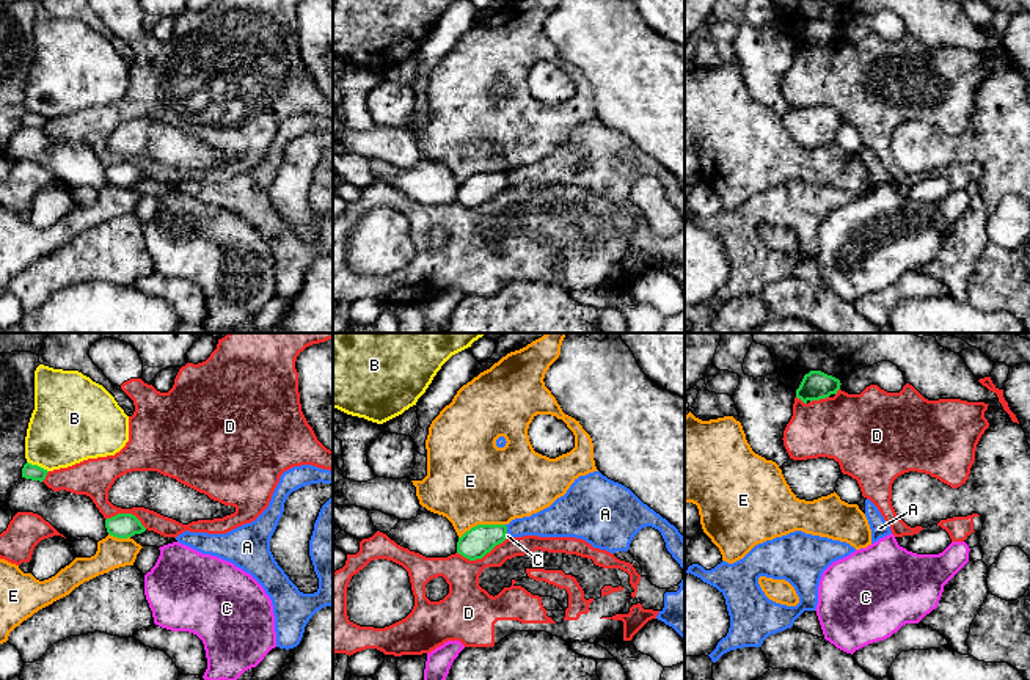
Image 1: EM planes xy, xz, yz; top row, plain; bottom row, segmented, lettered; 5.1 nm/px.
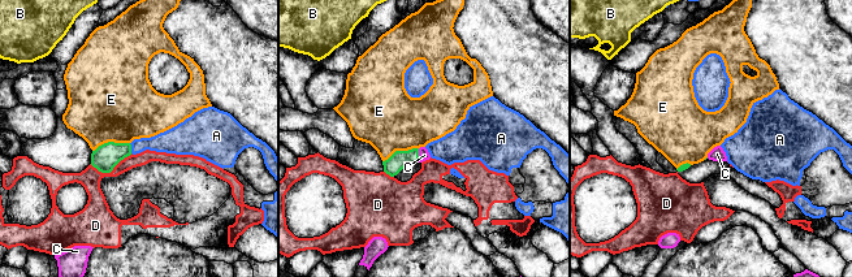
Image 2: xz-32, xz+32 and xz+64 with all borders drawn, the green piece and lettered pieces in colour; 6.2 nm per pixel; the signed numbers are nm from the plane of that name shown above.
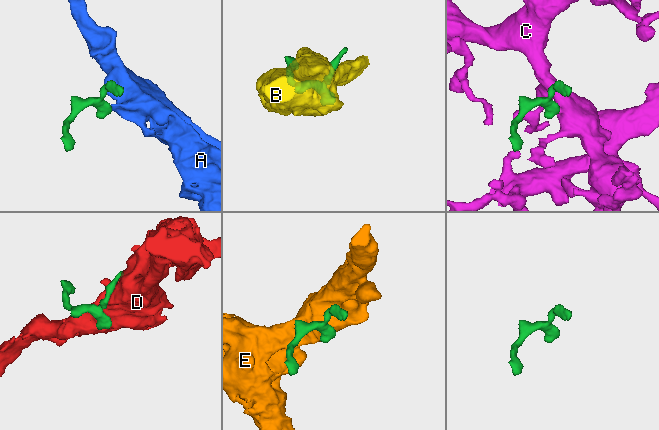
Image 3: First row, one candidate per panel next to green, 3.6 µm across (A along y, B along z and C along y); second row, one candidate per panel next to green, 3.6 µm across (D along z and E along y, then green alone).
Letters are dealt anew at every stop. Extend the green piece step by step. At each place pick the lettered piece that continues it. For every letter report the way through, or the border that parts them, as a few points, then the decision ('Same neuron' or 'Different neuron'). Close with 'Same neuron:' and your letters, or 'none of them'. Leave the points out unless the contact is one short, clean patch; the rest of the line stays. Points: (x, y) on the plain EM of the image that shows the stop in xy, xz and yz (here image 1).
A: Boundary: xz (504, 173), (507, 179). Different neuron
B: Different neuron
C: Path across: xz (474, 192), (487, 184), (504, 184), (507, 184). Same neuron
D: Different neuron
E: Boundary: xz (504, 171), (478, 171), (459, 186). Different neuron
Same neuron: C

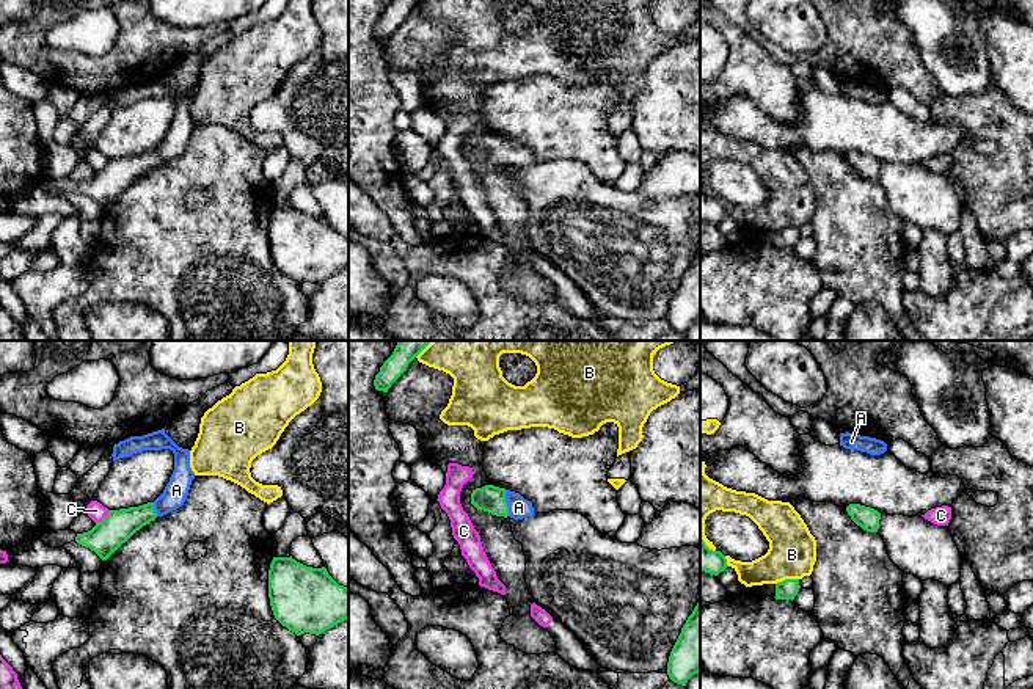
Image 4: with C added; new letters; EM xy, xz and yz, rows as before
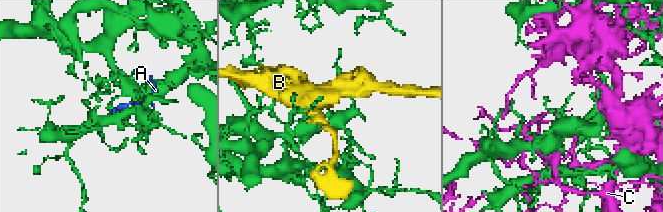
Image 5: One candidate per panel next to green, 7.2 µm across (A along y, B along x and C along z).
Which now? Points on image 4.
A: Path across: xz (489, 146), (506, 151), (518, 156). Same neuron
B: Different neuron
C: Different neuron
Same neuron: A

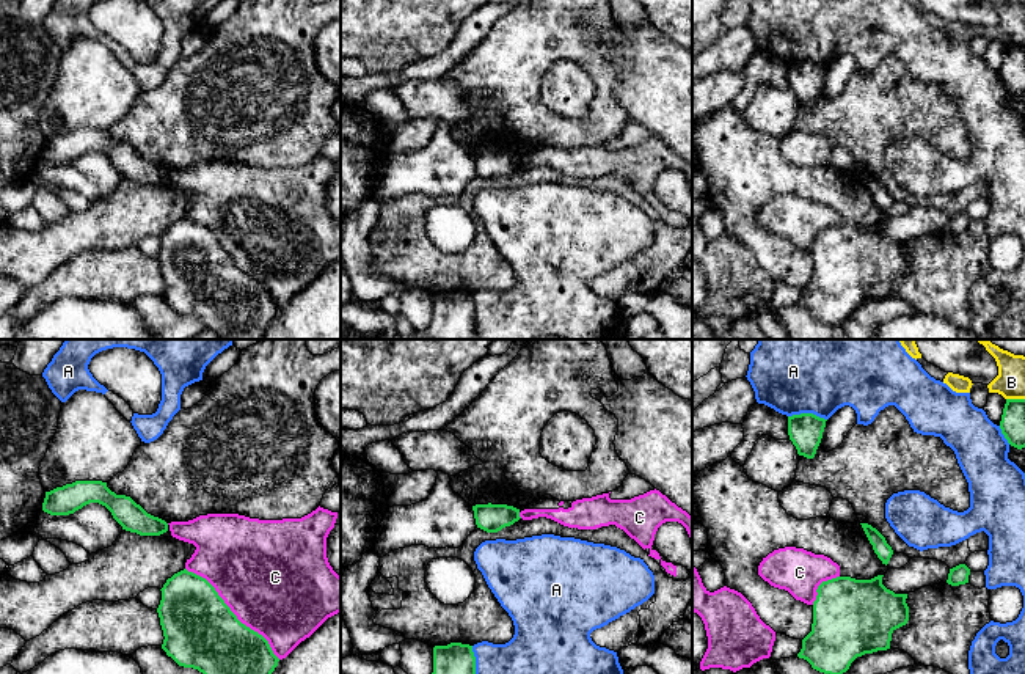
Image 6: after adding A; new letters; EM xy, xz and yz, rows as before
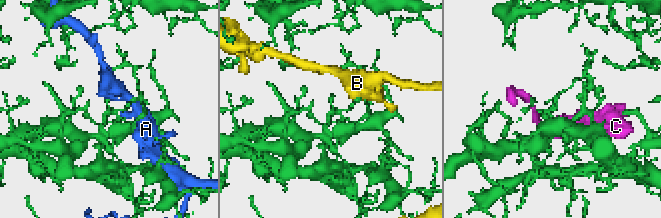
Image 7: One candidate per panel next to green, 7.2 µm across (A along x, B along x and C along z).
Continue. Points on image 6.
A: Different neuron
B: Different neuron
C: Different neuron
Same neuron: none of them

